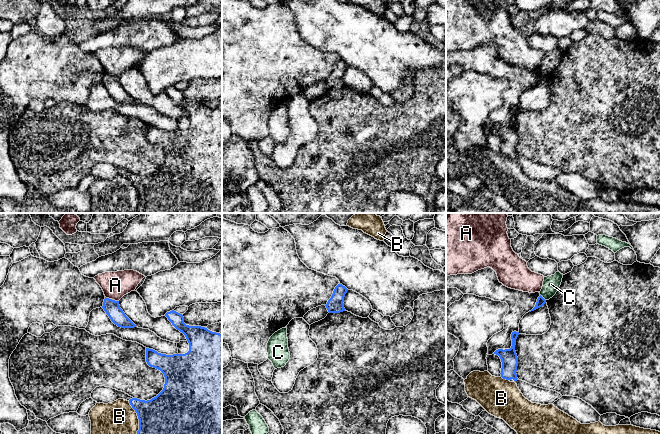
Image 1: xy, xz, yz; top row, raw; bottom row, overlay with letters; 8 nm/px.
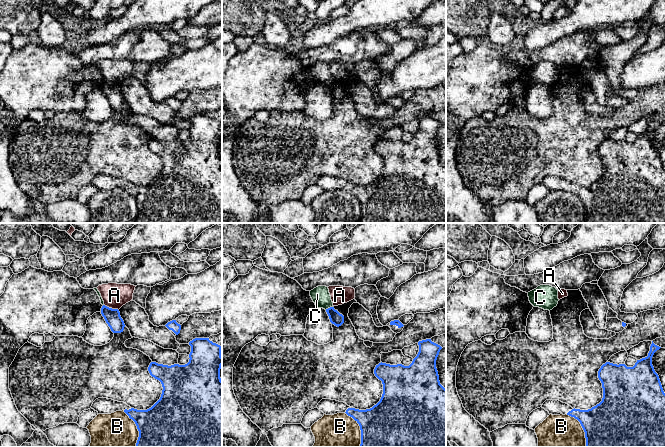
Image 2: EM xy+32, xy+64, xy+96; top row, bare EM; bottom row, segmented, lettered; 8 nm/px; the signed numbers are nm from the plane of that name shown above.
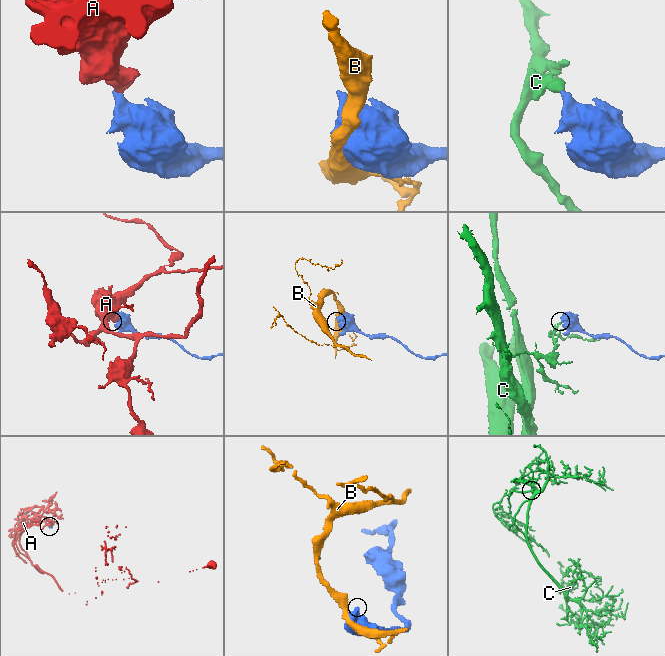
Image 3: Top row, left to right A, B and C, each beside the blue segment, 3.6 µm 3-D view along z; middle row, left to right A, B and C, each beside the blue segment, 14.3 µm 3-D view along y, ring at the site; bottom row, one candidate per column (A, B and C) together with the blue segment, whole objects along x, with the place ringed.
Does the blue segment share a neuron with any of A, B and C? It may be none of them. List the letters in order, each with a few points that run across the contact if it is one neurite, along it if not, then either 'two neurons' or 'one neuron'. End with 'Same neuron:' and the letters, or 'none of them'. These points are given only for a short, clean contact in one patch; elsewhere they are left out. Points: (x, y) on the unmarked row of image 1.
A: line xy (105, 72), (118, 77); two neurons
B: two neurons
C: line yz (540, 70), (545, 76); two neurons
Same neuron: none of them

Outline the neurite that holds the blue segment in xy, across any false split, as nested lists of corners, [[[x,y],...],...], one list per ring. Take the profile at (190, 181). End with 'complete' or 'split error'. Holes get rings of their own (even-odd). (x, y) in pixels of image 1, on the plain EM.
[[[174,86],[165,92],[185,111],[189,127],[185,130],[166,131],[146,124],[147,140],[164,150],[165,160],[163,166],[151,176],[129,176],[139,195],[136,213],[222,213],[222,111],[205,103],[186,101],[183,91]]]; complete

